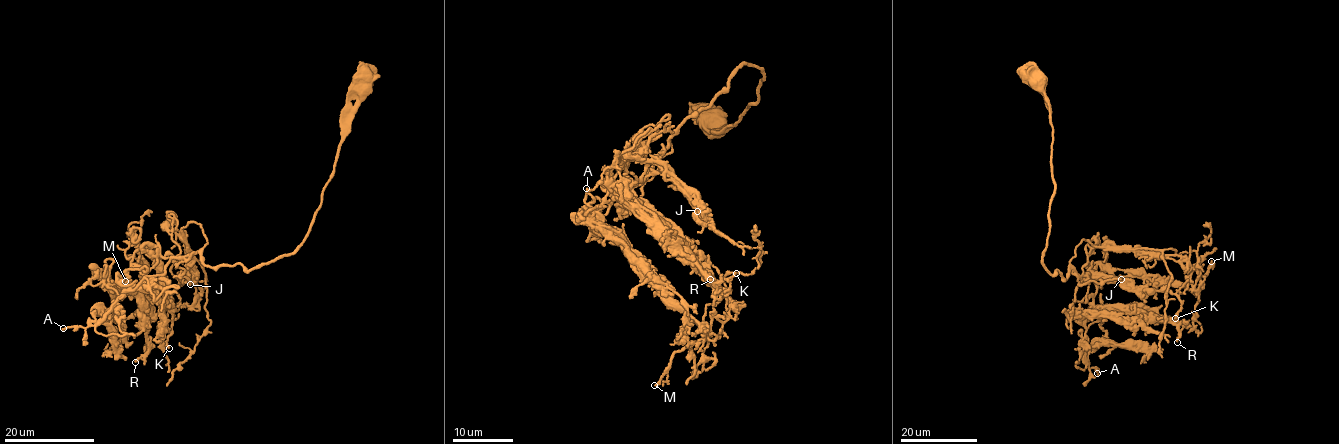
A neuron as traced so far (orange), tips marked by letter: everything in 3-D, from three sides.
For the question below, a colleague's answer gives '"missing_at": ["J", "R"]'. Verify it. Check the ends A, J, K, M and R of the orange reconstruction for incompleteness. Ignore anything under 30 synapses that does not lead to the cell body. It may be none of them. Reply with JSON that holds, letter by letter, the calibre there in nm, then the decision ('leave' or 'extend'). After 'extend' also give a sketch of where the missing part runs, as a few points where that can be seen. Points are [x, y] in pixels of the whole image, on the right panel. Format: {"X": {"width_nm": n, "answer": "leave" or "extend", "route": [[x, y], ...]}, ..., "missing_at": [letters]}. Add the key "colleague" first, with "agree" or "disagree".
{"colleague": "disagree", "A": {"width_nm": 180, "answer": "leave"}, "J": {"width_nm": 200, "answer": "extend", "route": [[1121, 279], [1127, 287], [1155, 296], [1171, 289], [1174, 284], [1173, 278]]}, "K": {"width_nm": 130, "answer": "leave"}, "M": {"width_nm": 240, "answer": "leave"}, "R": {"width_nm": 200, "answer": "leave"}, "missing_at": ["J"]}

